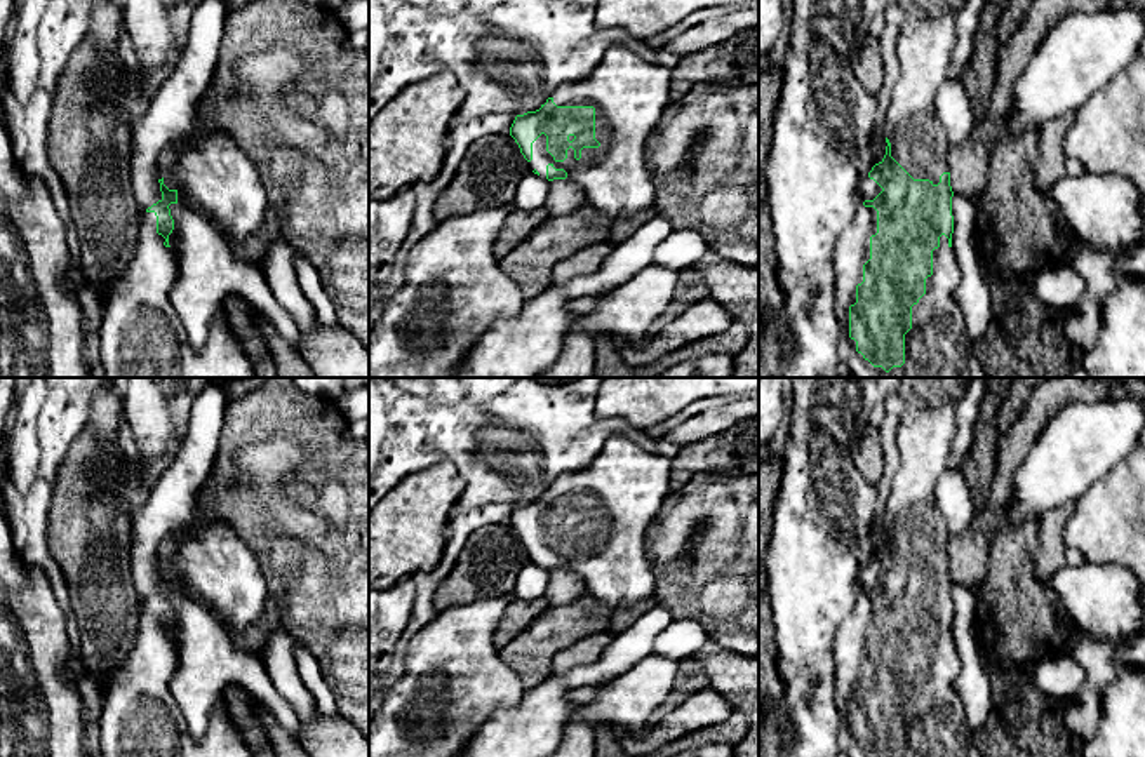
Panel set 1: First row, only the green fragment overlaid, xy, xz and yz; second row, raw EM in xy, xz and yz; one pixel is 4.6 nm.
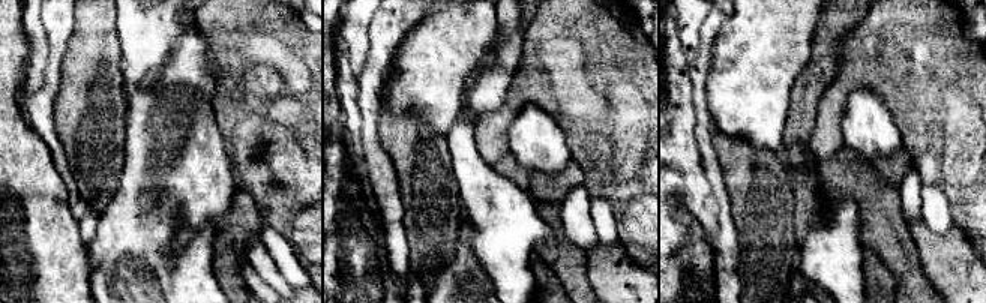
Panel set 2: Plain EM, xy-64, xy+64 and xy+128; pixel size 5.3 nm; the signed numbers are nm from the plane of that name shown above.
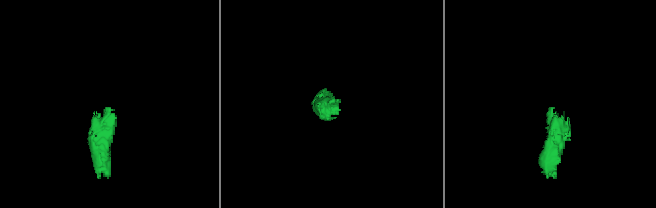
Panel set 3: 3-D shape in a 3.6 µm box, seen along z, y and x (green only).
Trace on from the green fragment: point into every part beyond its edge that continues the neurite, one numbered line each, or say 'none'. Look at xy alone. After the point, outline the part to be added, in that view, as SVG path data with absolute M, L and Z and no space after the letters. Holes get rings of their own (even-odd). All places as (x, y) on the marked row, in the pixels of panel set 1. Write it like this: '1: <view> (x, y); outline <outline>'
1: xy (140, 334); outline M155 212L139 219L134 254L108 289L101 308L99 360L106 378L258 378L251 358L226 320L226 310L212 324L202 348L193 348L171 303L171 289L176 282L176 252L164 245L157 233Z

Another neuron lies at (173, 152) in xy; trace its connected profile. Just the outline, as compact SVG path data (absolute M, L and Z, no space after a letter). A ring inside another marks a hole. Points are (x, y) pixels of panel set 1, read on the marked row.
M169 144L162 155L158 157L158 169L160 172L164 174L164 184L169 188L169 190L177 190L177 183L176 179L172 178L172 171L174 171L174 165L177 162L177 158L183 155L183 151L186 150L184 144Z

